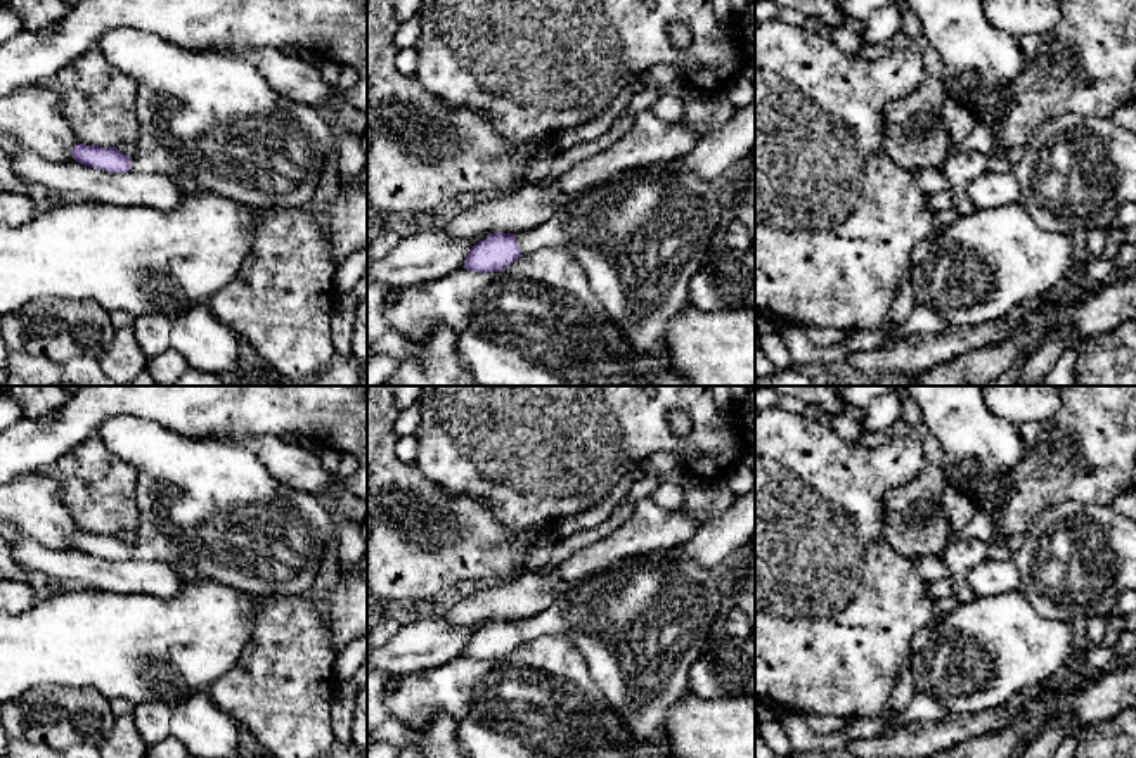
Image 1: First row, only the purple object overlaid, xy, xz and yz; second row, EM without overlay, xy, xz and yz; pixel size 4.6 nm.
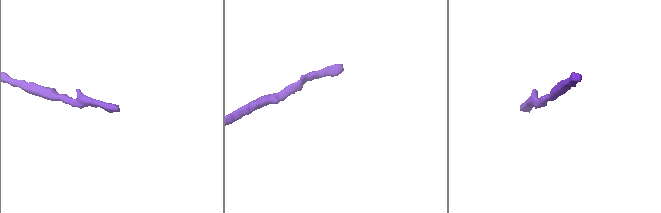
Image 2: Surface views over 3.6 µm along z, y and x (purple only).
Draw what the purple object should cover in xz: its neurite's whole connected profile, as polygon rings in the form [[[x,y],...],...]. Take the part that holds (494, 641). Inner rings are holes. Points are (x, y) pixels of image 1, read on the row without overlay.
[[[665,550],[632,556],[573,585],[535,616],[516,623],[490,621],[471,635],[464,656],[478,661],[500,659],[523,642],[565,635],[577,646],[592,680],[632,736],[665,756],[677,758],[667,718],[689,692],[689,668],[708,646],[724,604],[724,590],[726,585],[710,568],[689,559],[670,559]]]

